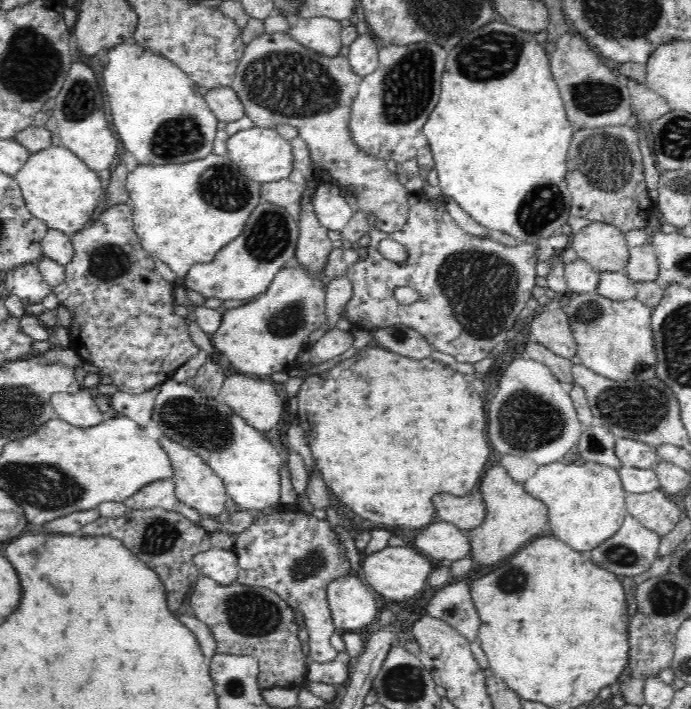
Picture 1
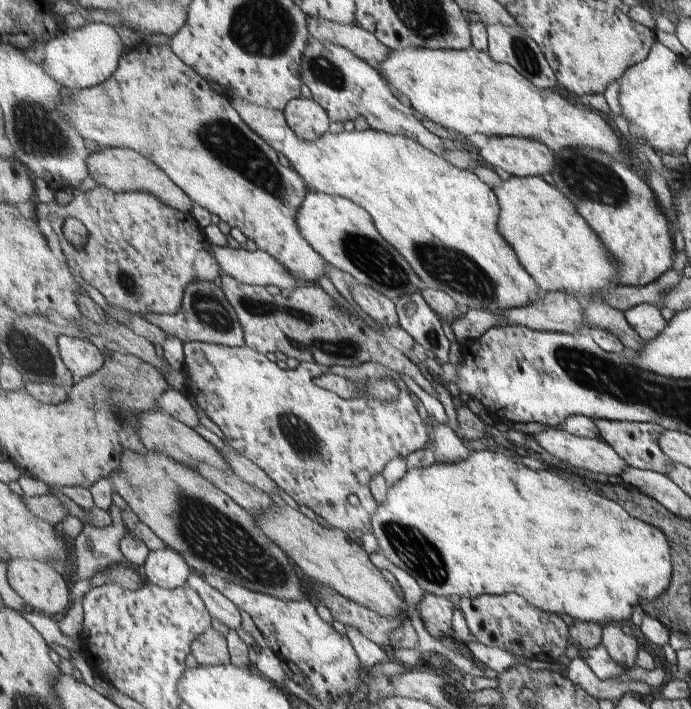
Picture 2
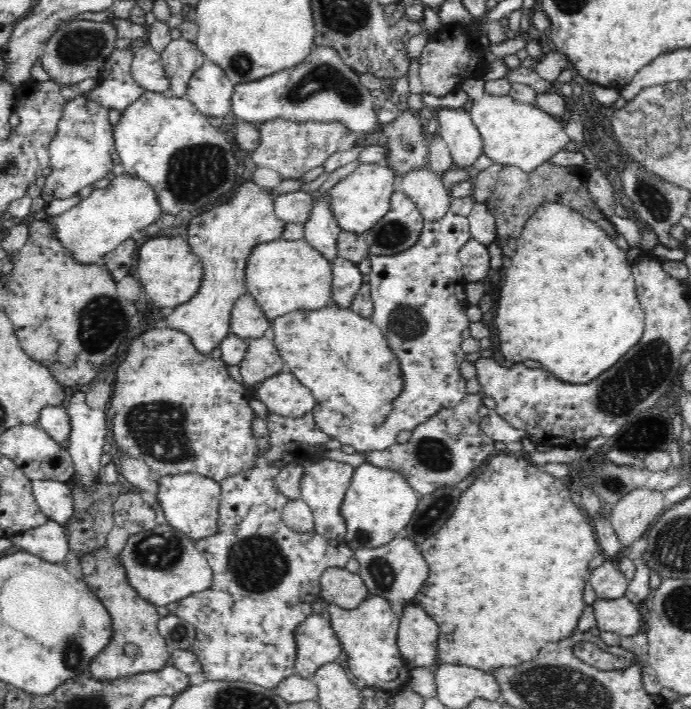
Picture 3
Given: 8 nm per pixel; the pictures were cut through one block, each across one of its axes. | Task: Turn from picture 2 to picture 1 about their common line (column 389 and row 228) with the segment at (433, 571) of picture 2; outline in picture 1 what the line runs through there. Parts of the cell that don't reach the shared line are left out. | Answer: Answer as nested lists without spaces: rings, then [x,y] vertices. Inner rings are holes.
[[[494,18],[488,24],[480,26],[478,30],[464,36],[464,40],[448,52],[446,70],[442,76],[442,94],[436,104],[436,108],[428,114],[428,120],[422,126],[423,133],[427,136],[428,145],[431,148],[431,155],[434,159],[435,169],[438,173],[440,188],[445,198],[456,200],[459,206],[486,228],[506,232],[522,242],[538,242],[540,238],[548,239],[552,235],[561,232],[561,227],[567,223],[570,214],[570,202],[572,197],[569,194],[566,182],[566,154],[568,144],[575,130],[573,124],[567,119],[558,85],[553,79],[549,59],[542,46],[534,37],[534,33],[522,30],[502,20]]]

